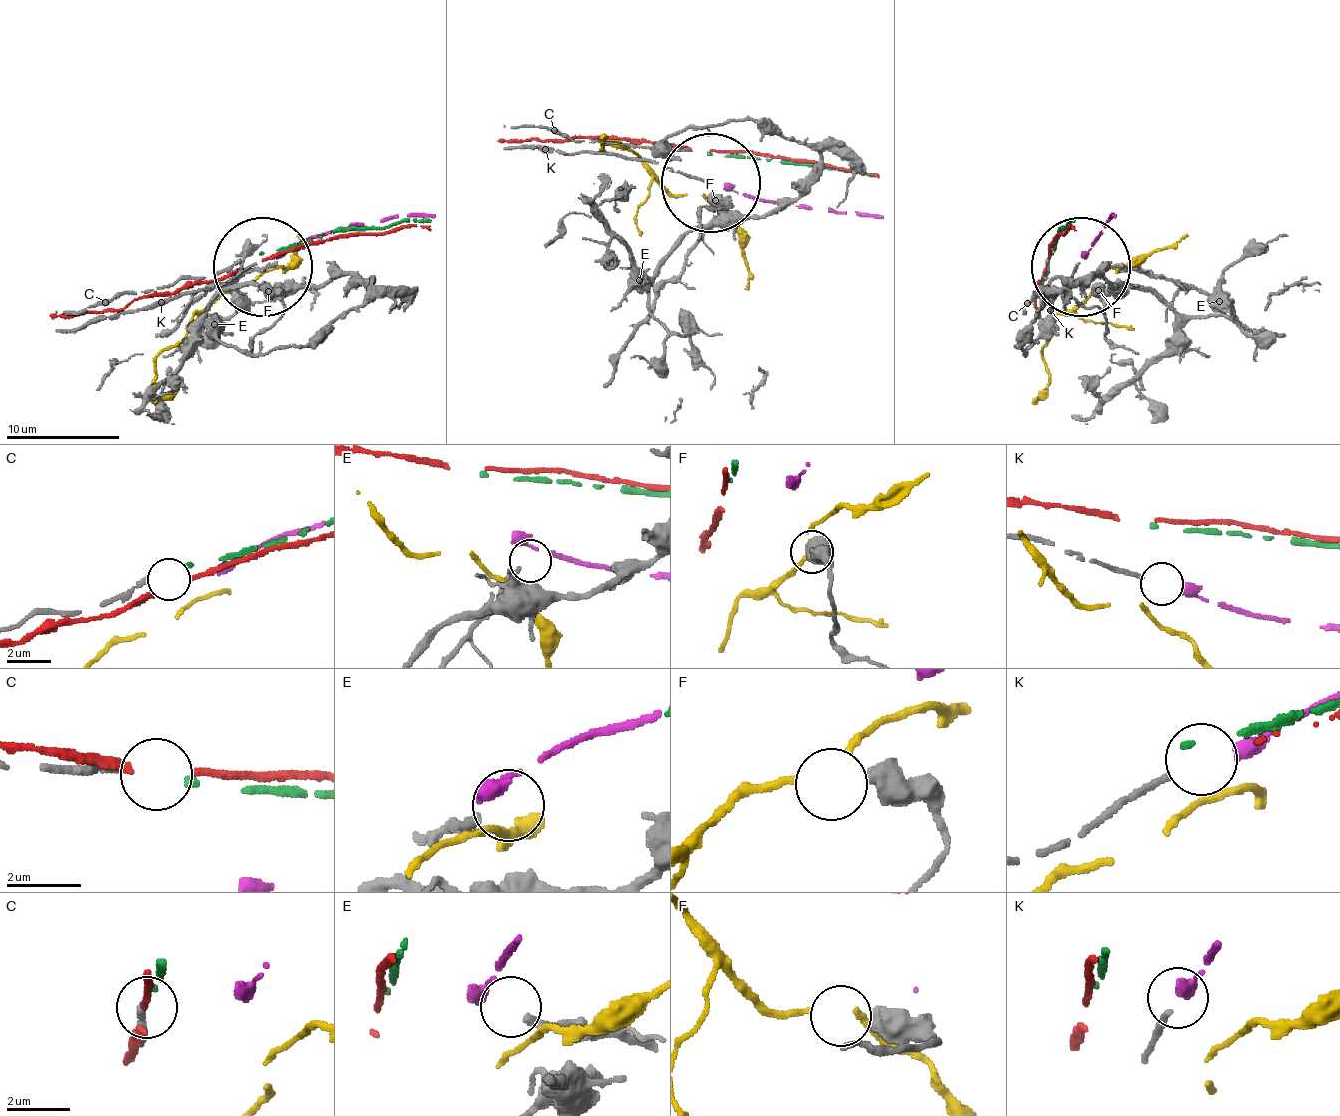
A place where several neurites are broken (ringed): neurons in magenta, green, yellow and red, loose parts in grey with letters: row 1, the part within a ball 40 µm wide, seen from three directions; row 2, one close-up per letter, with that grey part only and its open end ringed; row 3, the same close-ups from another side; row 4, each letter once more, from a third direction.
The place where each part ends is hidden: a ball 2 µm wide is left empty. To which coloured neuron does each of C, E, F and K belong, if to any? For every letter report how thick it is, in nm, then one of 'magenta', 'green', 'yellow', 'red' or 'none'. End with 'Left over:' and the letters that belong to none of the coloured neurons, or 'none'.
C: calibre 200 nm; green
E: calibre 260 nm; none
F: calibre 650 nm; yellow
K: calibre 170 nm; magenta
Left over: E

